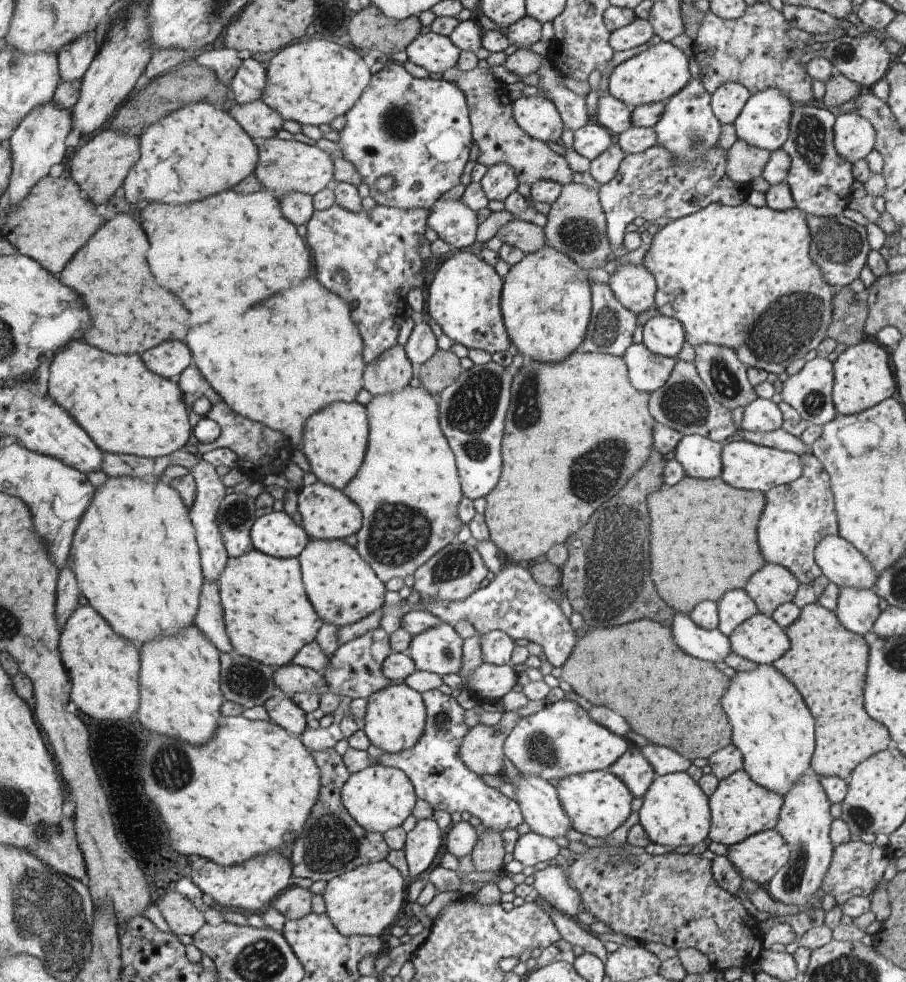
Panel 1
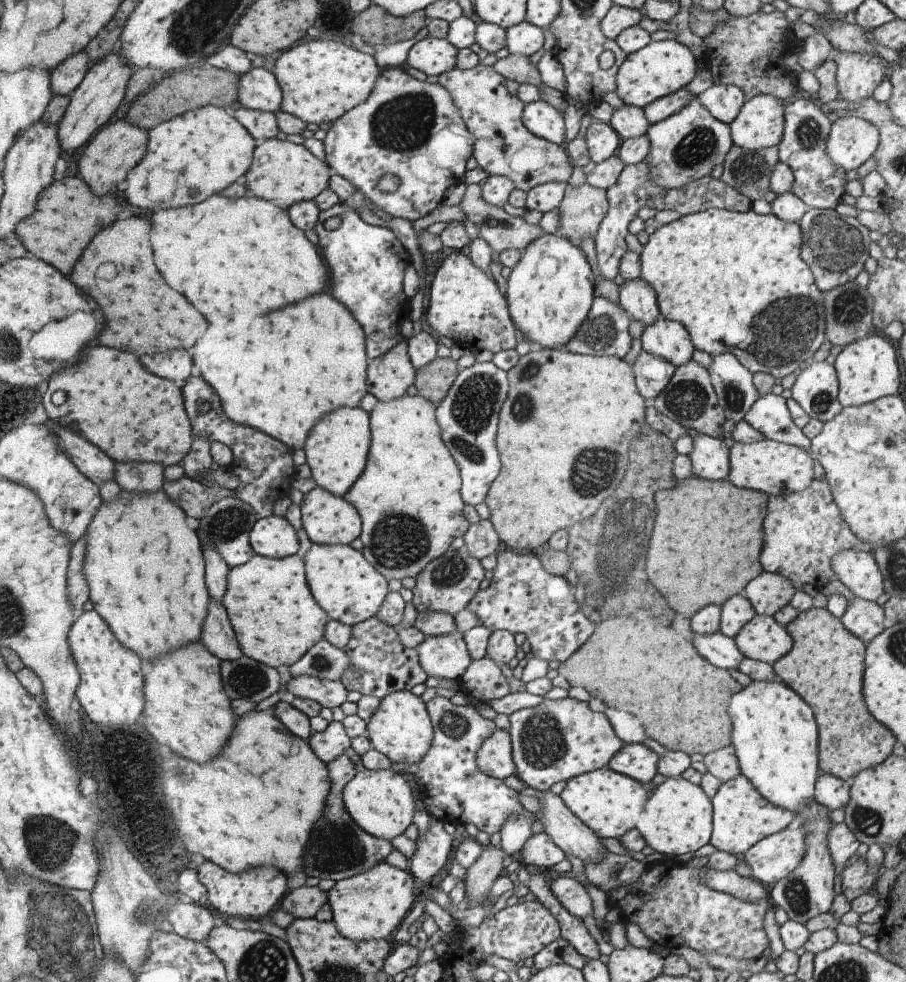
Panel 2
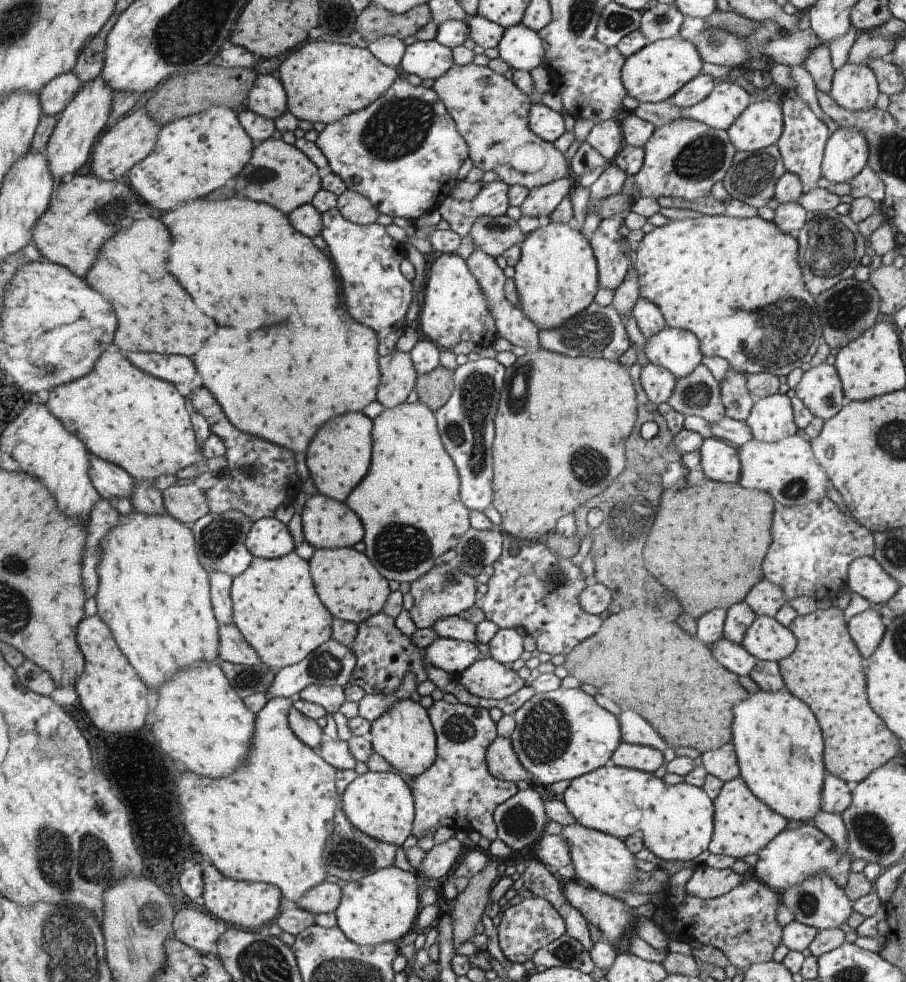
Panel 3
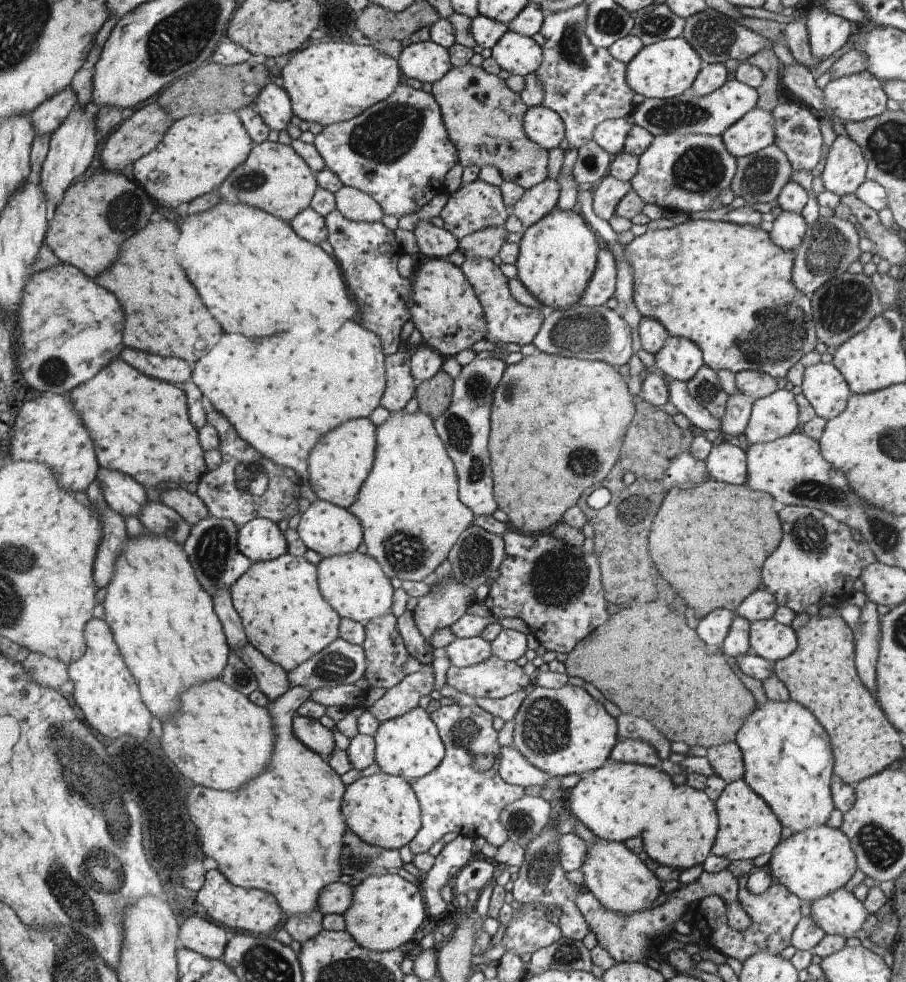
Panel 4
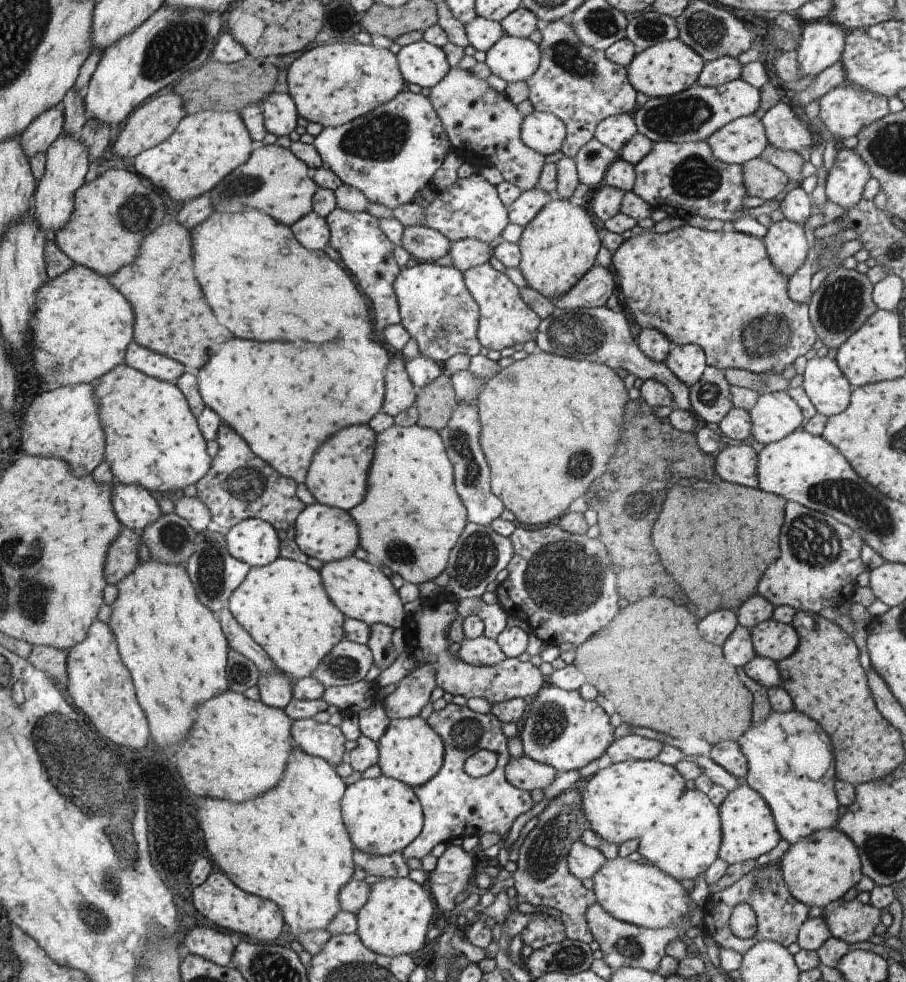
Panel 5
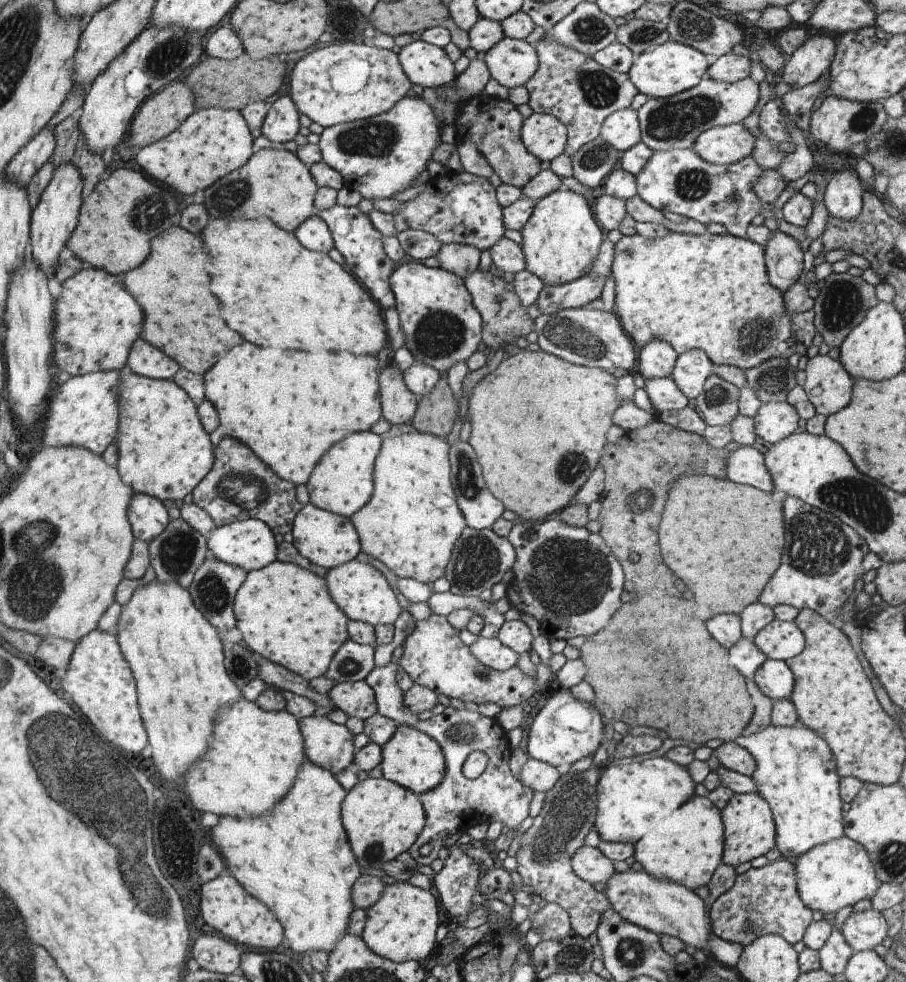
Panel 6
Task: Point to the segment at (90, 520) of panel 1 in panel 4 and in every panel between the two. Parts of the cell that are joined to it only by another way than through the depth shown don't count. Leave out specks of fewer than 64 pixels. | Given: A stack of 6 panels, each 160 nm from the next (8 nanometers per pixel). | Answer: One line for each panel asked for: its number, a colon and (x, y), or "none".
2: (146, 573)
3: (155, 596)
4: (165, 623)

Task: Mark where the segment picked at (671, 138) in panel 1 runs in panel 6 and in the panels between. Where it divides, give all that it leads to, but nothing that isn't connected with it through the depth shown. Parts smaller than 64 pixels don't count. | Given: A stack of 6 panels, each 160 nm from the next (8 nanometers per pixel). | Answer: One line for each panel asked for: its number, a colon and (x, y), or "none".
2: (686, 146)
3: (684, 158)
4: (687, 172)
5: (686, 179)
6: (679, 180)

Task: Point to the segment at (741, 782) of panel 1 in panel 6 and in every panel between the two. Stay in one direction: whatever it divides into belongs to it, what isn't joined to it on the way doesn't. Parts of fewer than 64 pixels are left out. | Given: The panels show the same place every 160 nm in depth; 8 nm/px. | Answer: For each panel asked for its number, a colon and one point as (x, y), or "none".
2: (742, 817)
3: (743, 824)
4: (748, 827)
5: (748, 828)
6: (749, 829)

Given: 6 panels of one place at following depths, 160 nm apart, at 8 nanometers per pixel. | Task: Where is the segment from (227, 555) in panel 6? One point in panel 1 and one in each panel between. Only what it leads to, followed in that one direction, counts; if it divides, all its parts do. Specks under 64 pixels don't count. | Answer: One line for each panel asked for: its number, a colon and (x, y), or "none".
1: (276, 534)
2: (274, 536)
3: (270, 538)
4: (260, 540)
5: (254, 541)

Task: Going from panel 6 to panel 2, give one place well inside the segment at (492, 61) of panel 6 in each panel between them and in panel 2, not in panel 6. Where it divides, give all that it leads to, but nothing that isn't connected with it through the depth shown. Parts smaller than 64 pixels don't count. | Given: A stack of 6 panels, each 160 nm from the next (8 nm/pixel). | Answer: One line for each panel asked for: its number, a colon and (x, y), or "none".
2: (525, 38)
3: (521, 47)
4: (520, 55)
5: (514, 59)

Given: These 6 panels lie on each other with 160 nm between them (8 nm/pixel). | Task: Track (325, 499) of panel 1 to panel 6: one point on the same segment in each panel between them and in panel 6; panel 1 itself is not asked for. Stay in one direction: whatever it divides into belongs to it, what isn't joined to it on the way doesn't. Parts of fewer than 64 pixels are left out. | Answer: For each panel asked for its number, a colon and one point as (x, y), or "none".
2: (329, 519)
3: (328, 524)
4: (330, 530)
5: (327, 533)
6: (327, 539)

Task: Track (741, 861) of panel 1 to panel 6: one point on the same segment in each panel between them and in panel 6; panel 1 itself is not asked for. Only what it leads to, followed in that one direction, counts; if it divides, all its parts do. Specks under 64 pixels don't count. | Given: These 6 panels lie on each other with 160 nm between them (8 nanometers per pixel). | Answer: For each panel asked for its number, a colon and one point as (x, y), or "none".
2: (771, 859)
3: (793, 855)
4: (813, 862)
5: (820, 868)
6: (830, 876)

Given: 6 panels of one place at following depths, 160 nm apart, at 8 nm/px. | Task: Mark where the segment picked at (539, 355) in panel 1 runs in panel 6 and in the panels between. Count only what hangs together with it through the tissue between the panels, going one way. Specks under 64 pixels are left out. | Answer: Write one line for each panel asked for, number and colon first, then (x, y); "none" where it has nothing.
2: (550, 291)
3: (556, 277)
4: (557, 256)
5: (558, 247)
6: (561, 240)

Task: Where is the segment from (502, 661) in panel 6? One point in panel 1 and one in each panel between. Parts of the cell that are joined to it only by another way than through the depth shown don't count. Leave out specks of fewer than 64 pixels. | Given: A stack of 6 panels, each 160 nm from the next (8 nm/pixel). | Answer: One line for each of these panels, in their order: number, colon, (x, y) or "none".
1: (438, 650)
2: (446, 656)
3: (453, 656)
4: (464, 652)
5: (481, 651)

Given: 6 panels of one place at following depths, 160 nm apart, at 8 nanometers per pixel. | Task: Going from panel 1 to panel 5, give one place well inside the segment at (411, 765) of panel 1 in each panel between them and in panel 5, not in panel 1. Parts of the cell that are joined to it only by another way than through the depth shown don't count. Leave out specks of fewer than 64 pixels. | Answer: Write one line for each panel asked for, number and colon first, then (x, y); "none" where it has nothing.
2: (453, 789)
3: (458, 790)
4: (456, 796)
5: (455, 805)

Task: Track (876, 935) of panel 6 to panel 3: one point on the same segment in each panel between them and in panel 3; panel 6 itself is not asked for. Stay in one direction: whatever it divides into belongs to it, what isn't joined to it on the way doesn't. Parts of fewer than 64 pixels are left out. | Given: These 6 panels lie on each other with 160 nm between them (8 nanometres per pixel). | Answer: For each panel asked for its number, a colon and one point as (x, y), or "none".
3: (819, 902)
4: (838, 913)
5: (852, 921)

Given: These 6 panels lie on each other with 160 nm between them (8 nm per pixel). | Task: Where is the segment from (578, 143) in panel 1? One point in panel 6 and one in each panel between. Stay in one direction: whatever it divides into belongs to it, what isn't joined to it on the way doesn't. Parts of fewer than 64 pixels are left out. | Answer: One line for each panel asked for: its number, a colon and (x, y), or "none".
2: (602, 140)
3: (606, 137)
4: (610, 135)
5: (614, 132)
6: (621, 129)

